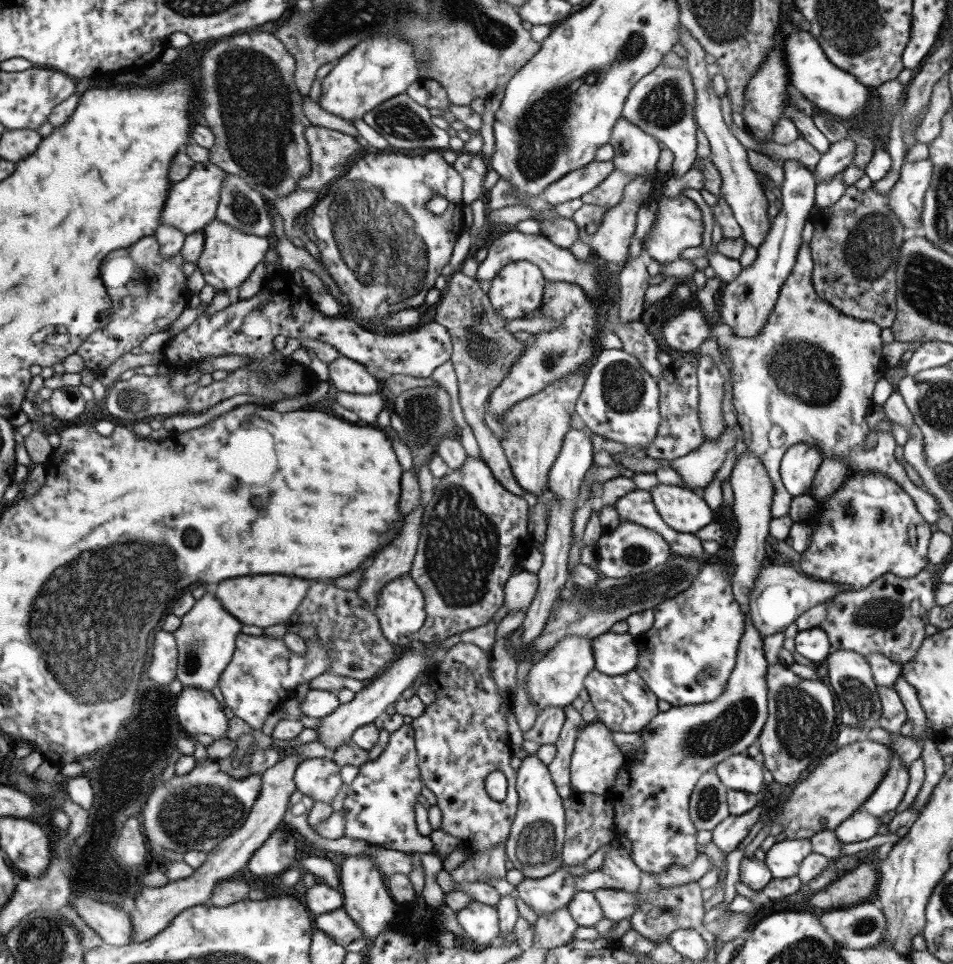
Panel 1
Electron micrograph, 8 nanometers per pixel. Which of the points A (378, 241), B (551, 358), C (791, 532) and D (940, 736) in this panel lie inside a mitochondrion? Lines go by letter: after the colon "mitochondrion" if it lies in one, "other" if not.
A: mitochondrion
B: mitochondrion
C: other
D: other

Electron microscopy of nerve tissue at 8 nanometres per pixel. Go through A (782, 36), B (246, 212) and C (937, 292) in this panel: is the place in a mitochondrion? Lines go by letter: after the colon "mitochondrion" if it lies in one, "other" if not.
A: other
B: mitochondrion
C: mitochondrion

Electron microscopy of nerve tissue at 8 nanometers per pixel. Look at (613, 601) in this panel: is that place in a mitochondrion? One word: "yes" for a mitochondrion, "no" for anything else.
yes

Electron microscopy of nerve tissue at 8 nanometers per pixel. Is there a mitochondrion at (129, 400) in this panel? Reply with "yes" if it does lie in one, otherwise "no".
yes

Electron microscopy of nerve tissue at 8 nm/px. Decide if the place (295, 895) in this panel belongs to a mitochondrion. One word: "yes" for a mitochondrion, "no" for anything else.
no

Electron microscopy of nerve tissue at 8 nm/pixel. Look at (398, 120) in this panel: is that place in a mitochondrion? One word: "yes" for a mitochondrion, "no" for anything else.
yes

